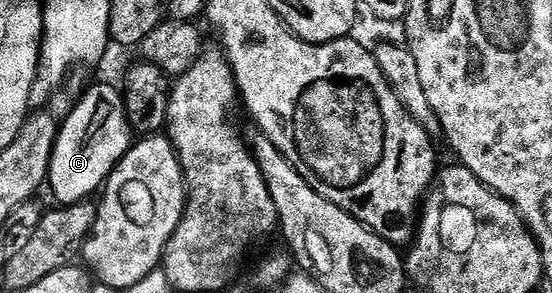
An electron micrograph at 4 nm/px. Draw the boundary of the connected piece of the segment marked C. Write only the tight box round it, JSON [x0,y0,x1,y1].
[48,85,134,206]

